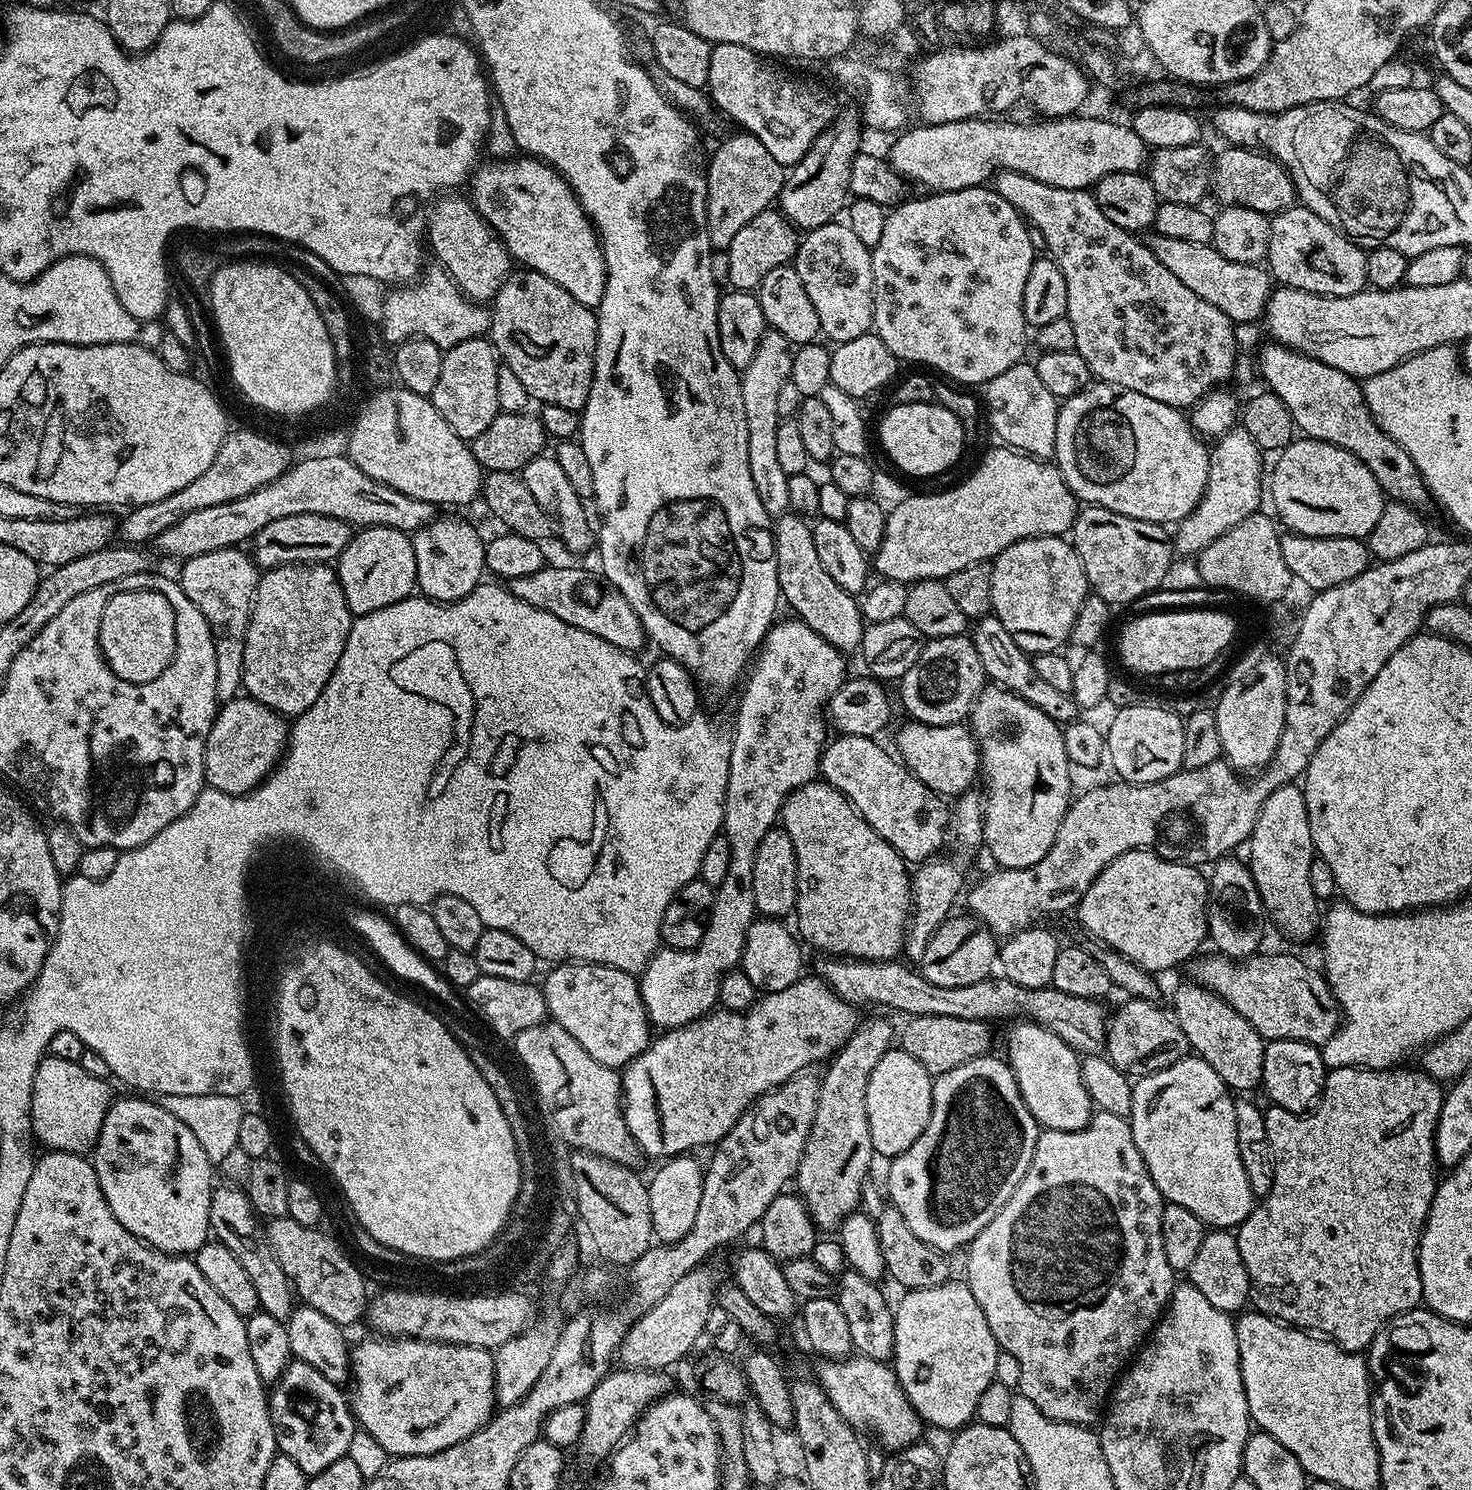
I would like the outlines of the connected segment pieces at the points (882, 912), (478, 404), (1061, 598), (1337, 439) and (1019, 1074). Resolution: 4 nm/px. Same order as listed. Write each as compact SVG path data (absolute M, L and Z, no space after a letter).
M813 782L794 790L789 794L782 809L782 827L788 832L793 842L794 854L797 856L797 898L794 909L795 927L800 927L799 935L805 945L813 944L820 952L828 952L832 958L847 958L850 960L891 960L895 961L901 955L904 947L904 934L908 931L908 922L912 915L912 877L909 865L887 844L862 817L856 813L855 806L834 786L823 782Z
M475 336L447 349L442 358L442 371L431 394L432 405L446 418L450 430L470 442L494 422L501 411L498 406L498 370L502 361L491 339Z
M1032 536L1028 540L1019 540L1010 546L1006 546L1006 550L1002 550L996 555L996 559L991 561L990 567L992 570L992 612L1000 619L1002 626L1006 626L1006 630L1010 630L1010 634L1014 638L1014 642L1017 646L1023 650L1023 652L1029 654L1057 651L1057 649L1060 648L1059 644L1062 643L1063 640L1067 641L1069 637L1071 637L1072 627L1078 618L1078 610L1082 606L1082 602L1090 595L1086 570L1082 566L1082 562L1078 558L1075 548L1072 547L1067 539L1059 536Z
M1268 342L1260 357L1257 360L1255 357L1254 364L1260 367L1260 376L1268 383L1265 384L1267 391L1282 398L1290 410L1293 425L1299 431L1301 428L1305 437L1325 440L1357 456L1374 474L1389 501L1408 504L1417 510L1423 509L1424 503L1429 503L1430 493L1418 466L1414 466L1410 454L1406 454L1394 438L1380 429L1370 414L1363 387L1353 377L1342 374L1342 370L1334 370L1334 366L1326 366L1326 362L1318 362L1275 342Z
M1016 1022L1009 1028L1012 1029L1008 1032L1006 1059L1012 1068L1014 1078L1018 1082L1018 1090L1022 1094L1030 1114L1034 1114L1034 1118L1041 1129L1073 1132L1074 1130L1082 1130L1086 1125L1091 1124L1094 1109L1090 1094L1086 1094L1086 1086L1082 1086L1081 1057L1077 1052L1069 1044L1062 1042L1062 1038L1058 1038L1058 1034L1046 1030L1040 1024Z

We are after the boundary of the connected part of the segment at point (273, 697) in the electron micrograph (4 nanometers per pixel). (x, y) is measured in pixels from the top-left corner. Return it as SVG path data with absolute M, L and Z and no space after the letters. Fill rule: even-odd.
M287 564L267 569L261 575L256 596L252 599L252 620L246 630L243 691L285 718L295 718L310 710L310 706L318 702L318 694L322 694L326 682L330 682L330 674L334 674L342 650L346 650L346 638L353 619L335 567L328 564Z

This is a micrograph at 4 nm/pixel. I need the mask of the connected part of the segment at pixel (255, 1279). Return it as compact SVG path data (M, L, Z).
M228 1184L222 1185L221 1188L220 1185L213 1187L208 1227L211 1235L221 1240L226 1250L231 1250L234 1258L238 1258L238 1263L246 1270L246 1274L250 1274L250 1282L258 1293L260 1311L287 1321L294 1307L292 1283L286 1278L286 1270L282 1270L280 1259L272 1249L265 1225L261 1217L257 1216L256 1211L252 1209L248 1193L243 1187L231 1188Z

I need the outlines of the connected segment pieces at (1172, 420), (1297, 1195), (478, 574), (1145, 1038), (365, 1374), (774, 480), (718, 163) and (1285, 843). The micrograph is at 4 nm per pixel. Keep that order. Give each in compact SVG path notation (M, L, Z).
M1094 382L1060 404L1054 462L1079 501L1126 514L1126 518L1176 526L1196 509L1206 490L1209 449L1199 442L1189 417L1181 409L1154 402L1146 394Z
M1404 1066L1397 1067L1395 1070L1373 1070L1371 1068L1334 1068L1325 1075L1324 1090L1320 1093L1318 1103L1307 1114L1297 1114L1278 1108L1268 1106L1264 1108L1264 1117L1266 1118L1266 1138L1270 1138L1270 1150L1272 1151L1272 1161L1274 1162L1274 1178L1272 1179L1272 1188L1265 1196L1253 1207L1252 1213L1249 1214L1240 1227L1235 1229L1234 1235L1238 1241L1238 1251L1242 1254L1242 1262L1246 1262L1246 1274L1250 1274L1250 1286L1252 1287L1251 1303L1254 1305L1255 1311L1263 1312L1264 1315L1273 1317L1283 1323L1293 1325L1297 1328L1305 1330L1311 1329L1313 1324L1317 1333L1323 1334L1325 1337L1331 1338L1348 1352L1363 1353L1368 1345L1372 1343L1374 1330L1379 1330L1389 1322L1401 1316L1402 1313L1409 1311L1413 1307L1412 1304L1423 1301L1422 1294L1422 1278L1420 1277L1420 1261L1418 1253L1420 1251L1420 1235L1424 1233L1424 1223L1428 1221L1428 1211L1432 1205L1432 1199L1436 1193L1436 1185L1438 1183L1438 1175L1436 1176L1436 1168L1438 1169L1438 1161L1436 1159L1436 1127L1438 1126L1438 1118L1442 1110L1442 1102L1444 1101L1445 1089L1442 1087L1441 1081L1435 1080L1434 1077L1428 1075L1423 1070L1417 1072L1407 1072Z
M440 514L426 526L411 533L411 537L416 563L416 586L429 600L451 604L453 600L466 598L485 579L486 540L476 533L474 525L456 516Z
M1135 998L1125 999L1125 1004L1117 1010L1116 1013L1111 1013L1110 1019L1108 1021L1108 1035L1106 1037L1106 1055L1110 1062L1114 1062L1114 1066L1118 1066L1118 1070L1122 1070L1127 1074L1129 1078L1139 1078L1141 1076L1149 1076L1154 1074L1158 1070L1166 1070L1166 1066L1174 1066L1174 1062L1183 1060L1185 1056L1189 1055L1190 1049L1188 1043L1186 1042L1186 1034L1182 1034L1182 1026L1178 1026L1176 1017L1172 1015L1171 1011L1167 1007L1159 1008L1156 1002L1152 1000L1138 1000Z
M376 1338L380 1340L364 1340L360 1345L353 1347L350 1352L350 1403L352 1415L355 1416L357 1425L363 1431L375 1438L378 1446L386 1450L389 1457L397 1456L425 1456L446 1450L483 1428L492 1419L497 1411L496 1402L496 1362L493 1353L486 1348L471 1348L465 1344L439 1344L436 1340L422 1340L419 1338Z
M765 331L764 337L760 339L760 349L754 354L750 366L742 370L740 389L748 427L750 478L754 478L754 490L758 490L758 498L762 498L762 506L769 514L784 514L789 511L790 493L786 490L789 476L778 462L778 426L782 417L776 411L778 389L781 388L782 382L789 380L791 374L792 352L788 339L777 332Z
M737 131L737 136L728 136L716 148L716 153L711 153L706 164L706 175L708 178L708 205L706 214L708 215L708 237L713 249L727 249L728 243L760 212L767 212L773 207L774 201L779 197L784 178L786 175L785 165L776 161L775 151L761 137L754 136L750 132Z
M1299 783L1278 786L1278 790L1274 790L1266 802L1262 802L1258 822L1246 841L1247 848L1246 863L1252 871L1258 894L1264 903L1264 911L1271 923L1273 920L1277 930L1285 932L1292 940L1308 940L1315 932L1317 935L1322 920L1322 904L1310 886L1314 849L1310 818L1306 814L1306 798Z

